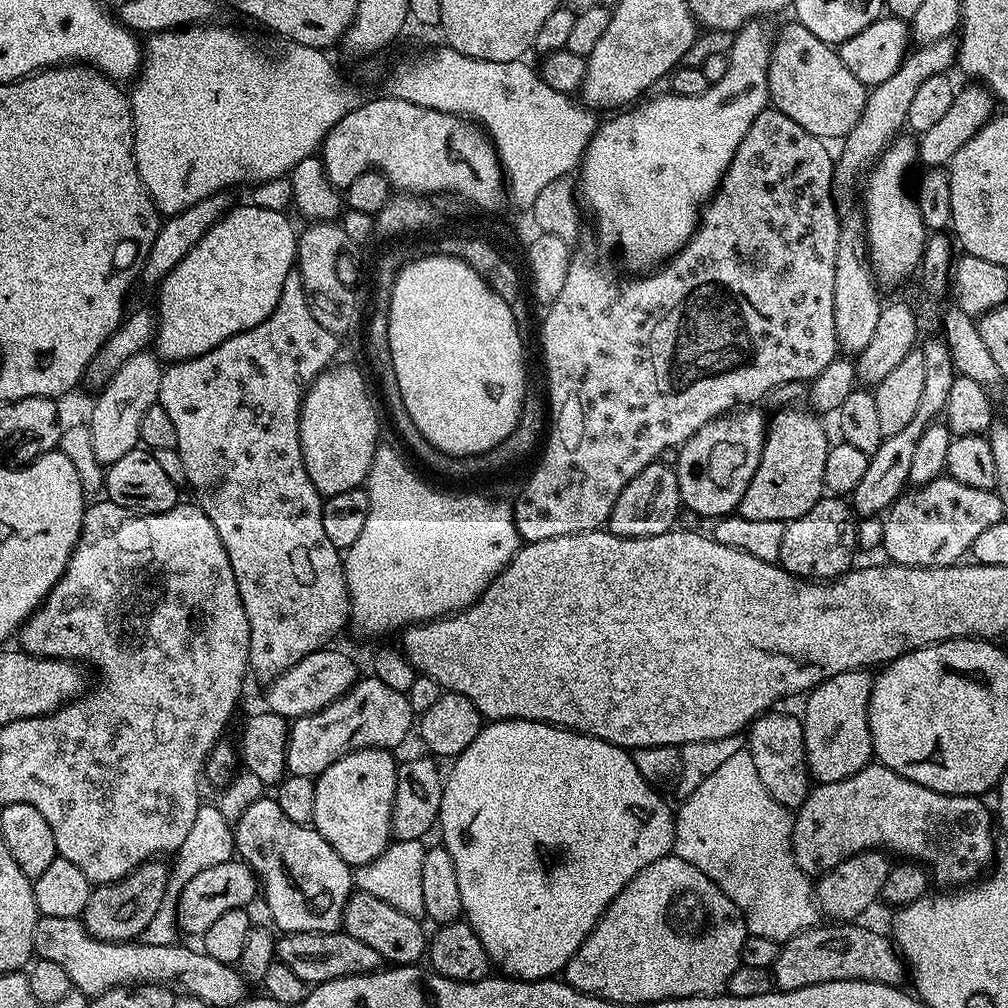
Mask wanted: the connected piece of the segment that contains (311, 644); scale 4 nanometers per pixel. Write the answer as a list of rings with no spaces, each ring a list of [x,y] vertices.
[[[294,270],[286,278],[282,286],[282,294],[278,298],[278,306],[258,326],[254,326],[245,332],[234,334],[226,342],[222,342],[214,350],[210,350],[204,356],[195,356],[189,360],[178,360],[169,363],[160,374],[160,398],[159,404],[162,410],[166,410],[170,422],[174,422],[174,434],[176,435],[176,453],[182,458],[182,467],[186,470],[188,479],[187,487],[192,488],[195,503],[214,522],[214,530],[218,530],[218,538],[222,538],[222,546],[230,558],[230,566],[234,570],[234,578],[238,582],[238,594],[242,598],[242,606],[246,610],[246,618],[250,622],[250,654],[248,666],[251,675],[257,676],[264,682],[271,682],[279,678],[281,674],[290,670],[296,663],[310,655],[311,652],[323,649],[331,645],[332,639],[350,624],[352,615],[352,600],[348,596],[346,586],[346,574],[344,573],[344,557],[341,549],[330,542],[330,537],[322,527],[322,510],[324,500],[320,491],[310,482],[310,474],[306,474],[306,462],[302,458],[302,446],[300,445],[300,403],[304,400],[304,394],[309,384],[327,372],[332,360],[336,356],[337,333],[326,330],[308,305],[306,290],[302,286],[302,278],[299,271]]]

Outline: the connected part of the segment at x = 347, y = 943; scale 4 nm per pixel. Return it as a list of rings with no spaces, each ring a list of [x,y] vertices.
[[[343,930],[335,932],[286,932],[277,939],[276,960],[290,966],[298,978],[309,986],[325,984],[347,976],[361,976],[367,972],[379,972],[382,961],[378,950],[366,946],[366,942],[358,942],[358,938],[350,938]]]

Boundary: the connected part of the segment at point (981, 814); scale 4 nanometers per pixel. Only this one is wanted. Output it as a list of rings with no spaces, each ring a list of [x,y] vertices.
[[[873,762],[866,765],[862,770],[858,770],[858,774],[850,774],[850,778],[842,778],[842,782],[816,784],[815,787],[809,791],[806,802],[795,813],[792,821],[792,853],[800,869],[802,869],[803,872],[807,872],[809,877],[816,878],[825,872],[829,872],[834,866],[838,866],[838,862],[842,862],[846,858],[850,858],[859,852],[889,850],[888,848],[893,848],[893,850],[900,855],[900,858],[907,858],[909,861],[917,864],[923,864],[924,867],[928,869],[933,881],[941,880],[941,882],[944,883],[941,885],[944,886],[967,886],[973,883],[973,881],[991,865],[994,859],[994,853],[998,847],[997,841],[992,841],[994,816],[990,811],[989,805],[987,808],[987,806],[983,804],[984,802],[979,796],[951,796],[950,794],[942,794],[938,790],[930,790],[918,782],[910,782],[906,778],[902,778],[902,774],[890,770],[885,764]]]

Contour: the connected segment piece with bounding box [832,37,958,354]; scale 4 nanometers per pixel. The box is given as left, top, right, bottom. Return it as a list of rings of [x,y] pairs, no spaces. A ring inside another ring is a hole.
[[[951,37],[913,49],[898,70],[894,70],[890,78],[886,78],[886,82],[871,85],[862,118],[858,118],[854,130],[850,130],[839,145],[840,156],[838,152],[832,169],[832,200],[836,204],[836,213],[840,219],[838,254],[834,270],[834,330],[841,353],[858,354],[866,350],[866,345],[874,335],[882,307],[882,299],[880,300],[879,294],[876,293],[878,285],[866,259],[868,242],[864,230],[864,212],[861,208],[861,182],[880,161],[880,156],[887,150],[888,145],[905,131],[910,105],[922,82],[945,75],[951,66],[953,68],[957,58],[958,46]]]

